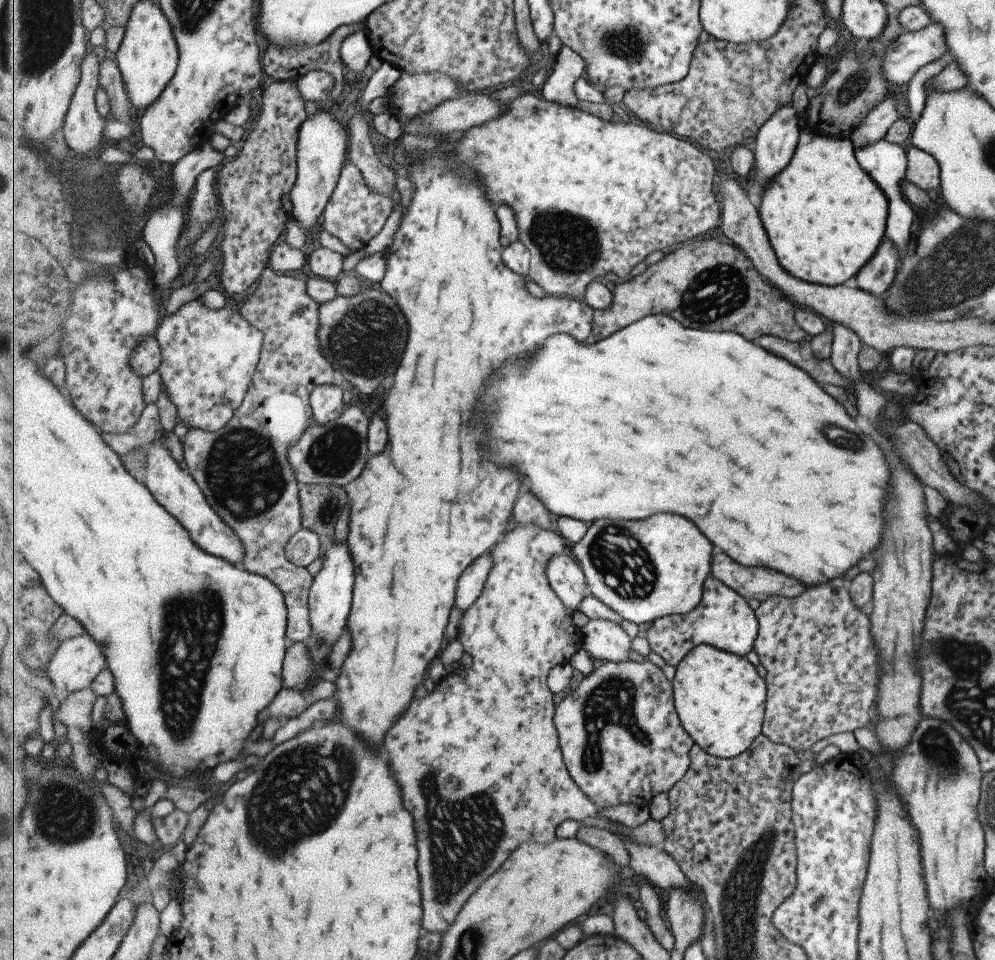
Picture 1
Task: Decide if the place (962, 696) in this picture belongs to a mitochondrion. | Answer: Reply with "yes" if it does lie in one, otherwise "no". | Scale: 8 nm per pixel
yes

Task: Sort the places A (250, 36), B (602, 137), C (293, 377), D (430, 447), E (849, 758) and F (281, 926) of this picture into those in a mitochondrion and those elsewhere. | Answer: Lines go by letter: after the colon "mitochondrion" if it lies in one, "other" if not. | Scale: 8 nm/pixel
A: other
B: other
C: other
D: other
E: other
F: other

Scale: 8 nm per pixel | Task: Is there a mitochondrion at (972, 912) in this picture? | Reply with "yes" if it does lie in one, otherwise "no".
no

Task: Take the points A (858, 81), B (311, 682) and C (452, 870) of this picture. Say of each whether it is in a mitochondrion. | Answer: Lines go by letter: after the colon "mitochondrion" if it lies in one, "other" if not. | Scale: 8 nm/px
A: mitochondrion
B: other
C: mitochondrion

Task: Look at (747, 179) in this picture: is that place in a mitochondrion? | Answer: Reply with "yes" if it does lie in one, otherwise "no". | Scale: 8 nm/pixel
no

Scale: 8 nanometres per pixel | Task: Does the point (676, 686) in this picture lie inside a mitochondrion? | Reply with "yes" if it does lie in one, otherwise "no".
no

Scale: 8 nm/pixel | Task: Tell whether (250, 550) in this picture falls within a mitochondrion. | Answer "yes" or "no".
no

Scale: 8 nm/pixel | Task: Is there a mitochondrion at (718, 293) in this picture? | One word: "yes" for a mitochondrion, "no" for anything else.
yes

